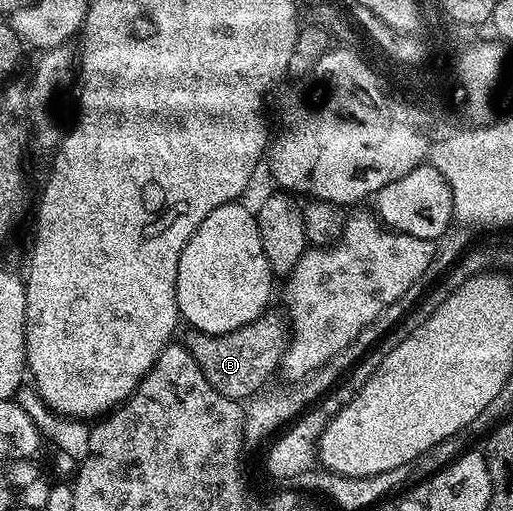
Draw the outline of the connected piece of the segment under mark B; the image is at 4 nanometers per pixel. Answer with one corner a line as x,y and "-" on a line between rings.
264,312
262,317
250,321
245,327
237,327
228,333
188,332
185,338
187,350
193,355
197,367
201,367
201,375
205,375
208,383
221,395
240,403
246,402
264,388
262,385
271,372
280,368
289,333
284,318
271,312

